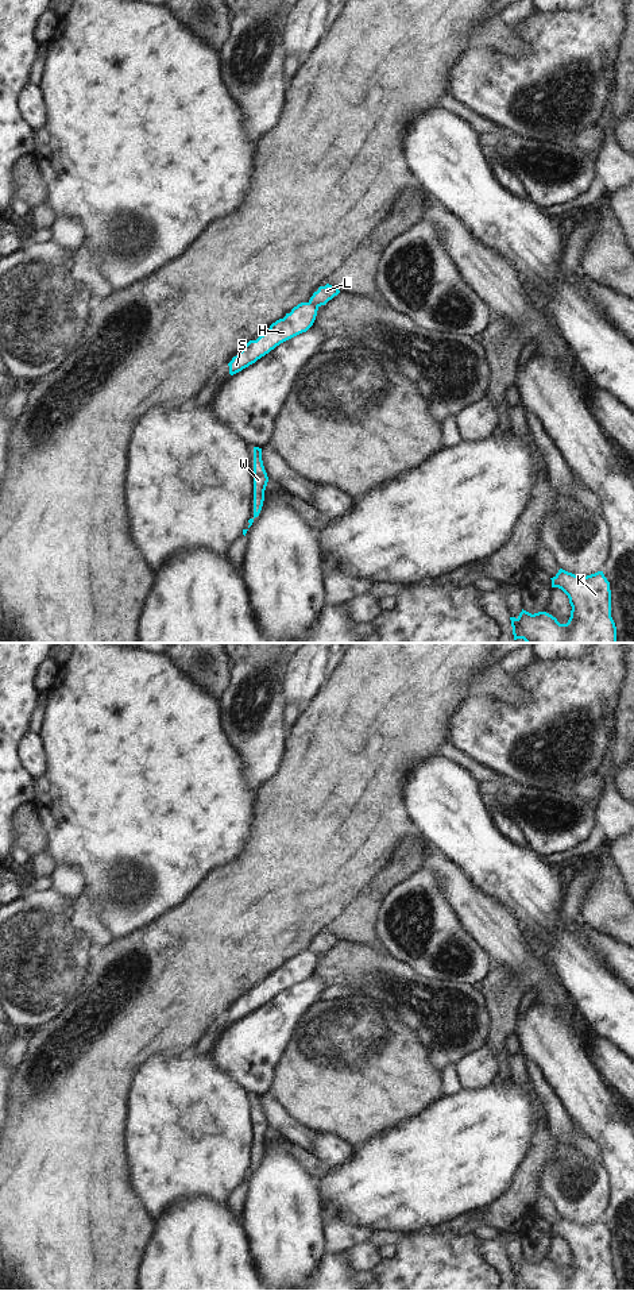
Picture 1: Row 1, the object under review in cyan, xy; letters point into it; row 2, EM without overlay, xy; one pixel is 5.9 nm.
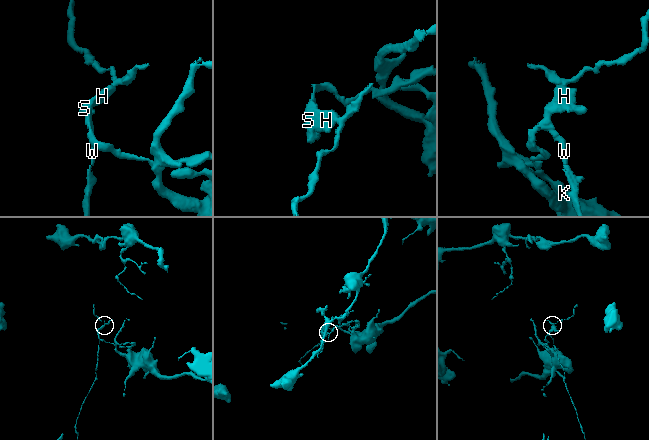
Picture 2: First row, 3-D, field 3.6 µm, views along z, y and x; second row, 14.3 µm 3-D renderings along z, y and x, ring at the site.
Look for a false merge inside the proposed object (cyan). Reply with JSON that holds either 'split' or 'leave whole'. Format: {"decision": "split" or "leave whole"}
{"decision": "split"}

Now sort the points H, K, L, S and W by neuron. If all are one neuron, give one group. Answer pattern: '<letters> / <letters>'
H K S W / L

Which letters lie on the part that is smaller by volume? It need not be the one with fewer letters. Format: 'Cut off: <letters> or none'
Cut off: L

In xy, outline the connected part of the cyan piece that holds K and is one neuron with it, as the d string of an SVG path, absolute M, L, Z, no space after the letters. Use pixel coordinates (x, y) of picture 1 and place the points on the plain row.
M560 1217L550 1228L552 1236L561 1237L569 1246L572 1259L568 1271L560 1272L546 1260L531 1263L522 1257L517 1267L510 1265L514 1288L523 1287L526 1291L616 1291L616 1275L611 1265L610 1230L603 1219L579 1225Z

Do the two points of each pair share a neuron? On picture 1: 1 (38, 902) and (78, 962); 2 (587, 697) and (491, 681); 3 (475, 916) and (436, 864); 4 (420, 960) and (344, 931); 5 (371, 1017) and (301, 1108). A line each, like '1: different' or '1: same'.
1: same
2: different
3: same
4: different
5: same

